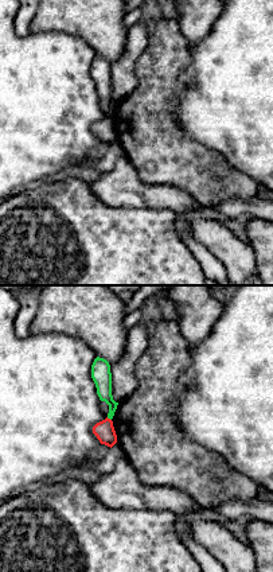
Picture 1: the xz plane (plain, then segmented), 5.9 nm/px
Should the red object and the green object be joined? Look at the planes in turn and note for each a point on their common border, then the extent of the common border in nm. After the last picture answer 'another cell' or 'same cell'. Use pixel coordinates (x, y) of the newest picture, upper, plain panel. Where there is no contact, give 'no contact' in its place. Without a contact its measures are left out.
contact (109, 117); length 40 nm

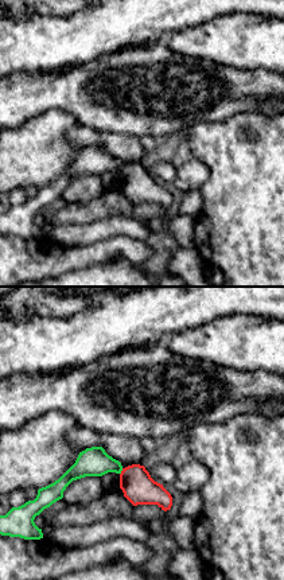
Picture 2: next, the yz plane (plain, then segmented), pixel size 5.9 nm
contact (121, 170); length 40 nm

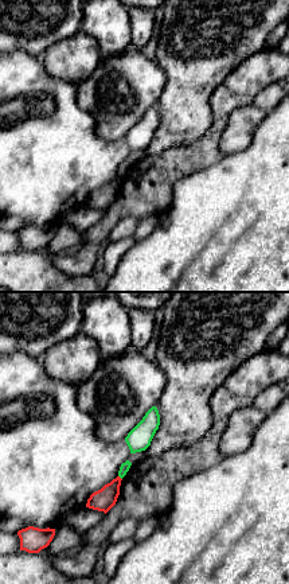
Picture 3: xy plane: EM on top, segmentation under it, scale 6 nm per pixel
contact (120, 176); length 40 nm

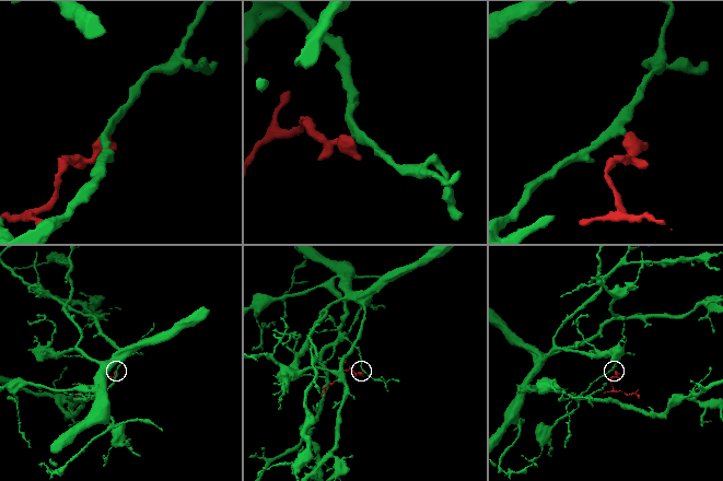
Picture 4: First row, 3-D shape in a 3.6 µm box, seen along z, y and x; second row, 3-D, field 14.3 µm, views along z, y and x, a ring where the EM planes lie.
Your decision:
another cell

